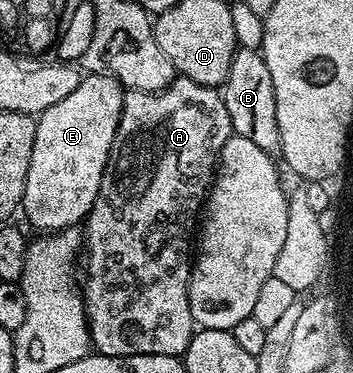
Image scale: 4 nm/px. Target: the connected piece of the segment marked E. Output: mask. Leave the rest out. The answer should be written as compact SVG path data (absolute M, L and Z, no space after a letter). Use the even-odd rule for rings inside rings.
M108 73L90 75L83 83L78 83L62 103L46 107L36 117L34 151L30 151L30 171L26 171L26 191L22 202L22 213L41 234L59 233L62 229L79 226L94 207L98 187L102 183L104 168L118 131L118 119L122 115L125 88Z

